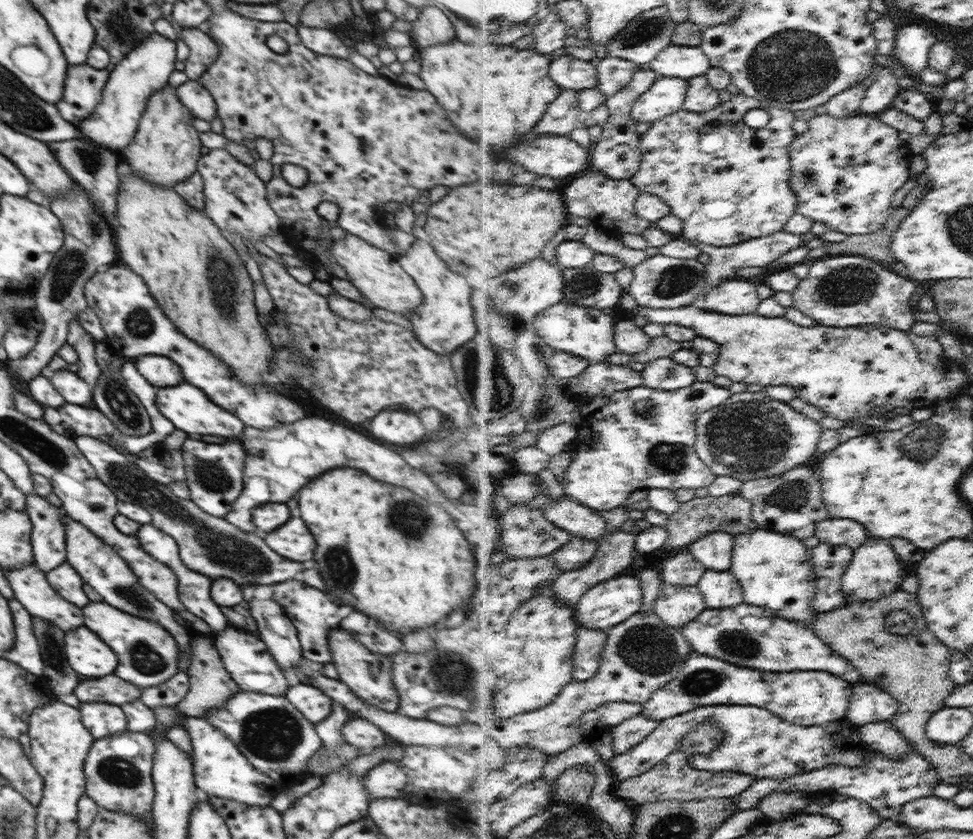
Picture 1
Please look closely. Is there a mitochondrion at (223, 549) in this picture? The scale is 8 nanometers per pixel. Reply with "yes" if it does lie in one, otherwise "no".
yes

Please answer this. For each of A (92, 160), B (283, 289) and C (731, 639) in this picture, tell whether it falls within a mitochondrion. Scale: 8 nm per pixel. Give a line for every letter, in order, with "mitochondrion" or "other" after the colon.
A: mitochondrion
B: other
C: mitochondrion

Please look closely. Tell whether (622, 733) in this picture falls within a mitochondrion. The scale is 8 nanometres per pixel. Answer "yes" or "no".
no

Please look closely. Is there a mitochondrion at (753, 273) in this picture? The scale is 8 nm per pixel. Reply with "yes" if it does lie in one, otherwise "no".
no

